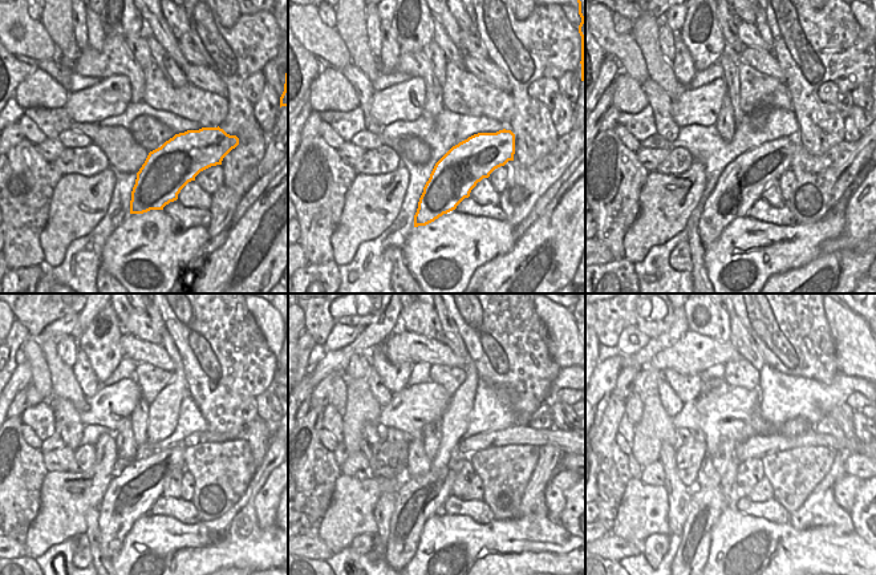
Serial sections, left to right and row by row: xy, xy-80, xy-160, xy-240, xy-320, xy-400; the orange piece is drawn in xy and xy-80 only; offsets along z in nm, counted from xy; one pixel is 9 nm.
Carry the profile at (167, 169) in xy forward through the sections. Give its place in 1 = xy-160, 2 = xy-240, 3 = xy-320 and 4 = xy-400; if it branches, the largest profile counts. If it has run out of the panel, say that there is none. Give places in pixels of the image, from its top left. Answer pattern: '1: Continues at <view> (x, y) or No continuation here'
1: Continues at xy-160 (742, 182)
2: Continues at xy-240 (130, 494)
3: Continues at xy-320 (417, 499)
4: Continues at xy-400 (706, 505).

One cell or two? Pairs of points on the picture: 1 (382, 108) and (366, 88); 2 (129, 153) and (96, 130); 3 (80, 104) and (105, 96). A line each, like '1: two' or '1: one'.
1: two
2: one
3: one

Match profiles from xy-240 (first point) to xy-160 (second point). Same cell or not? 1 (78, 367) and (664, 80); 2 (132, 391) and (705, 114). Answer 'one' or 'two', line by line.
1: two
2: one

